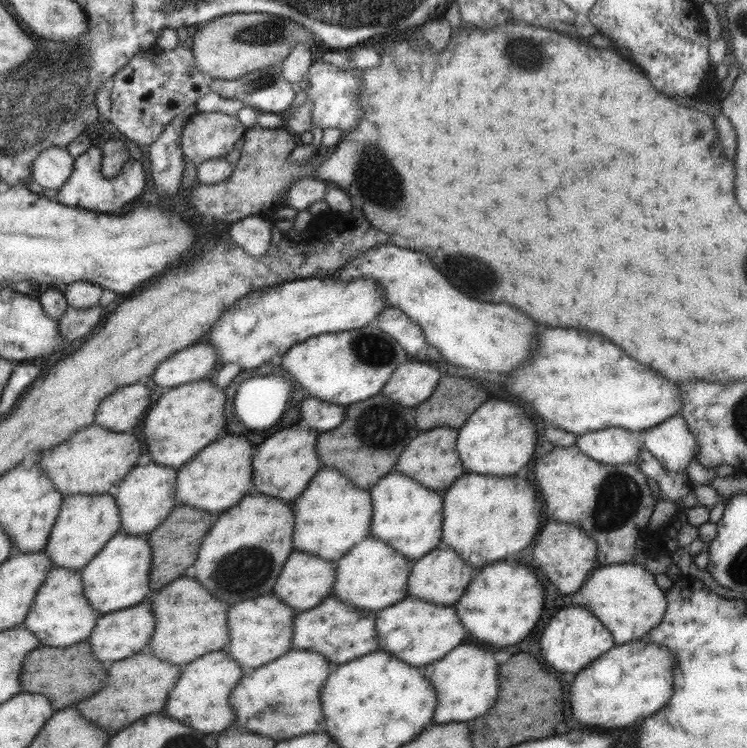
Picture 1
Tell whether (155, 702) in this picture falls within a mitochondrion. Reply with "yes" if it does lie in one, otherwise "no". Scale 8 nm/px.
no

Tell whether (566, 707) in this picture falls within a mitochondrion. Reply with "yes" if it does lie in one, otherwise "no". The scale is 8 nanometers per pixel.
no

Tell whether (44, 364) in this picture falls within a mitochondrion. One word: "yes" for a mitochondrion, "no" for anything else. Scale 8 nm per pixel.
no

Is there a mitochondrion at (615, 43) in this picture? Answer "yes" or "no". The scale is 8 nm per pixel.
no

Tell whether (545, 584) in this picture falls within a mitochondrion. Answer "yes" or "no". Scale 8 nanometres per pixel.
no

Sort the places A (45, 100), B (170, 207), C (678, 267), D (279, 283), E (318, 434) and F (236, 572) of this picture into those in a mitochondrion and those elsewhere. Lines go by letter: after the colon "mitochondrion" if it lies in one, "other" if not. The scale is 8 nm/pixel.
A: mitochondrion
B: other
C: other
D: other
E: other
F: mitochondrion

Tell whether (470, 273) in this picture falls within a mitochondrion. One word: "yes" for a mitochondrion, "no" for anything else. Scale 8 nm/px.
yes

